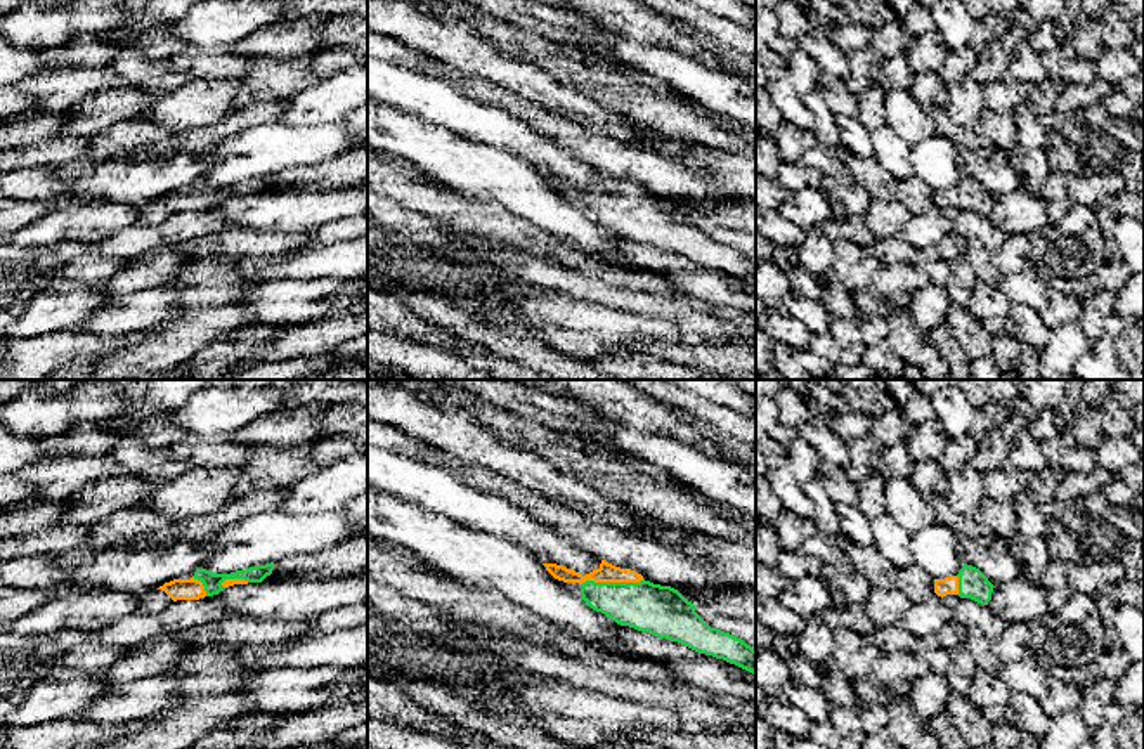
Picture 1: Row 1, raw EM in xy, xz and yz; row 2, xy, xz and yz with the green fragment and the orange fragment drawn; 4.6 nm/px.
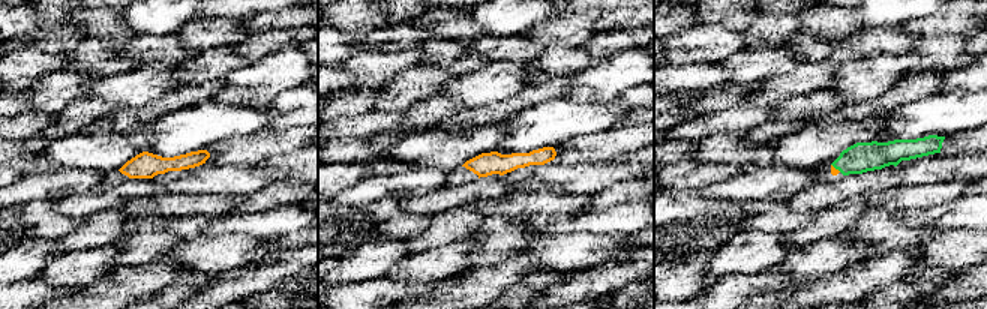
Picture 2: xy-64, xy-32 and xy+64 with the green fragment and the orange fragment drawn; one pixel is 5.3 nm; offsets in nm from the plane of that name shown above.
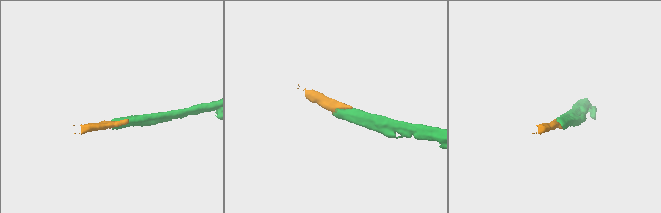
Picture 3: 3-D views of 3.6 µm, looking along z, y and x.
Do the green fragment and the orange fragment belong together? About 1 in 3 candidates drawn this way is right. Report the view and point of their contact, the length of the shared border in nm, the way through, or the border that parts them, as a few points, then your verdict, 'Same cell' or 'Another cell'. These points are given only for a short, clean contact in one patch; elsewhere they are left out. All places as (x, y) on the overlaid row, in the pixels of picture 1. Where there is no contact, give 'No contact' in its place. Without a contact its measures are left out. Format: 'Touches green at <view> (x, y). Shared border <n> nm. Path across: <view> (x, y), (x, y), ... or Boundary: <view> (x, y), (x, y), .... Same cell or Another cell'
Touches green at xz (612, 583). Shared border 300 nm. Path across: xz (643, 605), (630, 600), (612, 583), (607, 573). Same cell

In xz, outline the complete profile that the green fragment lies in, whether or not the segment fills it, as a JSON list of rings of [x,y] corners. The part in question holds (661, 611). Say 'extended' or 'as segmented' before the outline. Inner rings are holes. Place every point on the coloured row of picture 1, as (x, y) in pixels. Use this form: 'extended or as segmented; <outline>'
extended; [[[605,560],[586,576],[556,563],[543,565],[558,581],[579,583],[582,600],[617,624],[678,642],[756,674],[756,650],[735,635],[711,628],[678,589]]]

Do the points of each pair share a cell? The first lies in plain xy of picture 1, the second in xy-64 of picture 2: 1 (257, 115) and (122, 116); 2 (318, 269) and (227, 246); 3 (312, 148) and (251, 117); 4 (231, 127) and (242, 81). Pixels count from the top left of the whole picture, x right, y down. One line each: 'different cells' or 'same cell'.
1: same cell
2: different cells
3: same cell
4: different cells

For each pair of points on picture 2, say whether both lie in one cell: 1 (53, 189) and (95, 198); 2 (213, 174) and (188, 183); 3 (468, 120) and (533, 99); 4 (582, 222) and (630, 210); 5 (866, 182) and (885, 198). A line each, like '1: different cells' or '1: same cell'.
1: different cells
2: same cell
3: same cell
4: same cell
5: different cells

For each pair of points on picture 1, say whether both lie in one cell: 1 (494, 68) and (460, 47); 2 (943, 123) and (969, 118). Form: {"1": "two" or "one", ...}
{"1": "one", "2": "two"}

